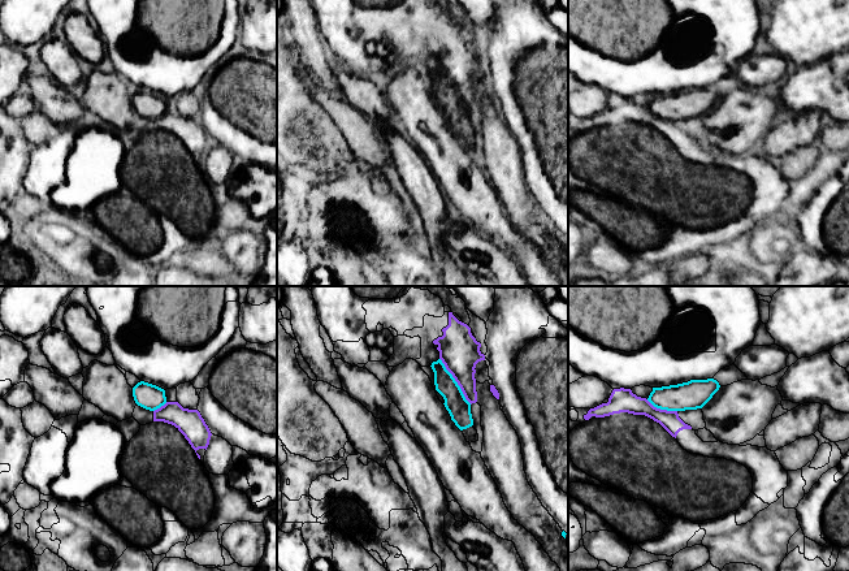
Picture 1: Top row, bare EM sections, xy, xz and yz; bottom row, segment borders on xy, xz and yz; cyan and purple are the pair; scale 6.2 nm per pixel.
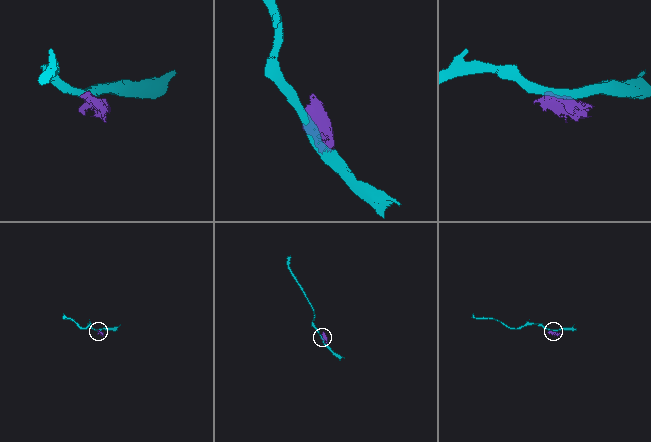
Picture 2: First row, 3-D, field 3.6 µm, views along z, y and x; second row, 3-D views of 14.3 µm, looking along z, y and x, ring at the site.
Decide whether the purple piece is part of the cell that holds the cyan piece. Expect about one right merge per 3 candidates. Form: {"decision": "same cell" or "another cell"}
{"decision": "another cell"}

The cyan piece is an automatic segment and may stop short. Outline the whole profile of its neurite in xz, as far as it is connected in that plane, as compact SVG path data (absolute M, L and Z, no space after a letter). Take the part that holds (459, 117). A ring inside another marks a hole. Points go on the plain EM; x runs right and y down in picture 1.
M441 68L433 70L430 75L434 81L436 99L443 105L443 113L451 129L460 139L472 135L471 112L465 108L452 83L446 78Z

